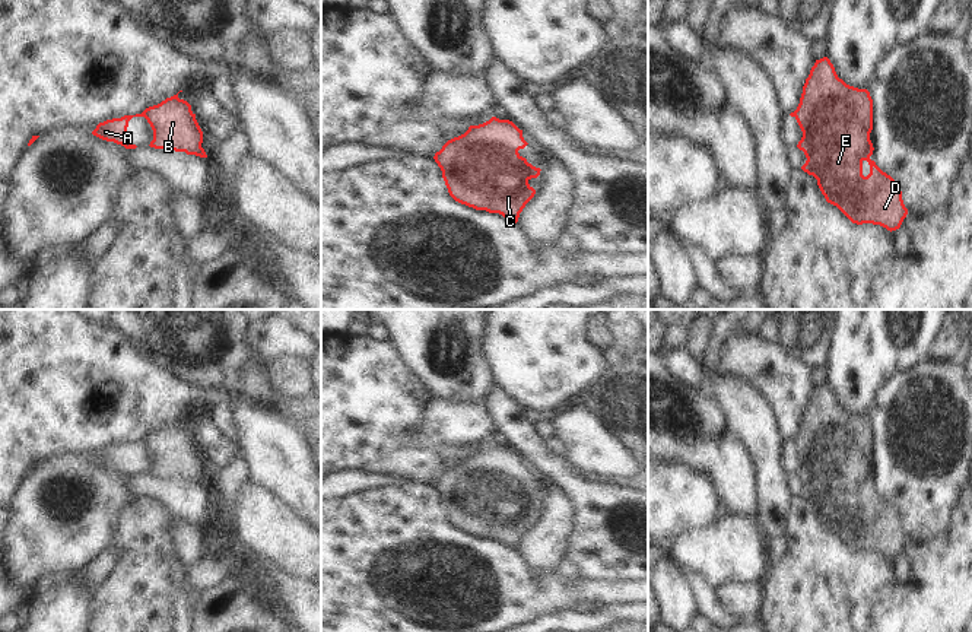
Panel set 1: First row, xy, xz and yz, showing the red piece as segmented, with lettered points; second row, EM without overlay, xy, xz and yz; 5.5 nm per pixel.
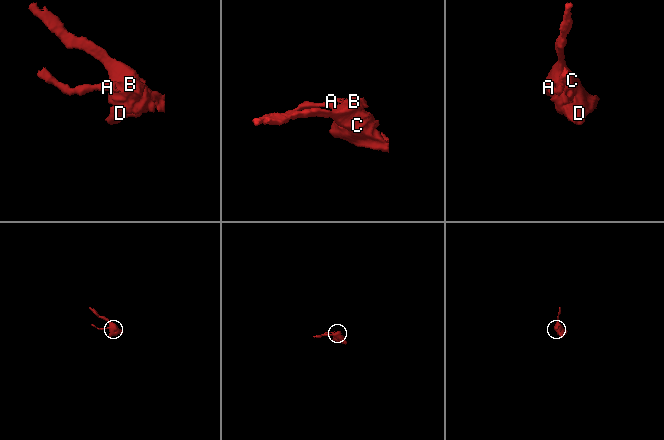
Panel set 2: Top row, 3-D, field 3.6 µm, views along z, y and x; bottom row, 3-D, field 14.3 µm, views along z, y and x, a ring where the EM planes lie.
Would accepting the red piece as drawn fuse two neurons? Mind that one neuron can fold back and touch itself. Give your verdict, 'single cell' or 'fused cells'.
fused cells

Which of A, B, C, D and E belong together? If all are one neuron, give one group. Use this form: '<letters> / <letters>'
A / B C D E

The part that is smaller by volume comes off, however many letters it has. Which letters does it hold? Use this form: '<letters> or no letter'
A

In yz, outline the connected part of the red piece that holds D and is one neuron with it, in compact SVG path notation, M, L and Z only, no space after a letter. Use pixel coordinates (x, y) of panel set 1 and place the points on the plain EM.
M823 384L811 394L794 441L803 458L797 474L807 485L801 496L817 506L826 528L852 550L899 556L908 542L902 518L870 486L870 419L846 412Z

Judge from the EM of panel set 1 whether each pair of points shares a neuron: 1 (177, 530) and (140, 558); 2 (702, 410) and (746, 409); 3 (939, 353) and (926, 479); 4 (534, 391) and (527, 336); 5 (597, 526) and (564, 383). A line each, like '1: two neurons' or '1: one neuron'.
1: two neurons
2: two neurons
3: two neurons
4: one neuron
5: two neurons

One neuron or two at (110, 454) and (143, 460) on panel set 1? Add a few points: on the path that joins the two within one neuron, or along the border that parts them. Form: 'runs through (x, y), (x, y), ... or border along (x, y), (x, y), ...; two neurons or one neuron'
runs through (118, 457), (134, 457); one neuron

